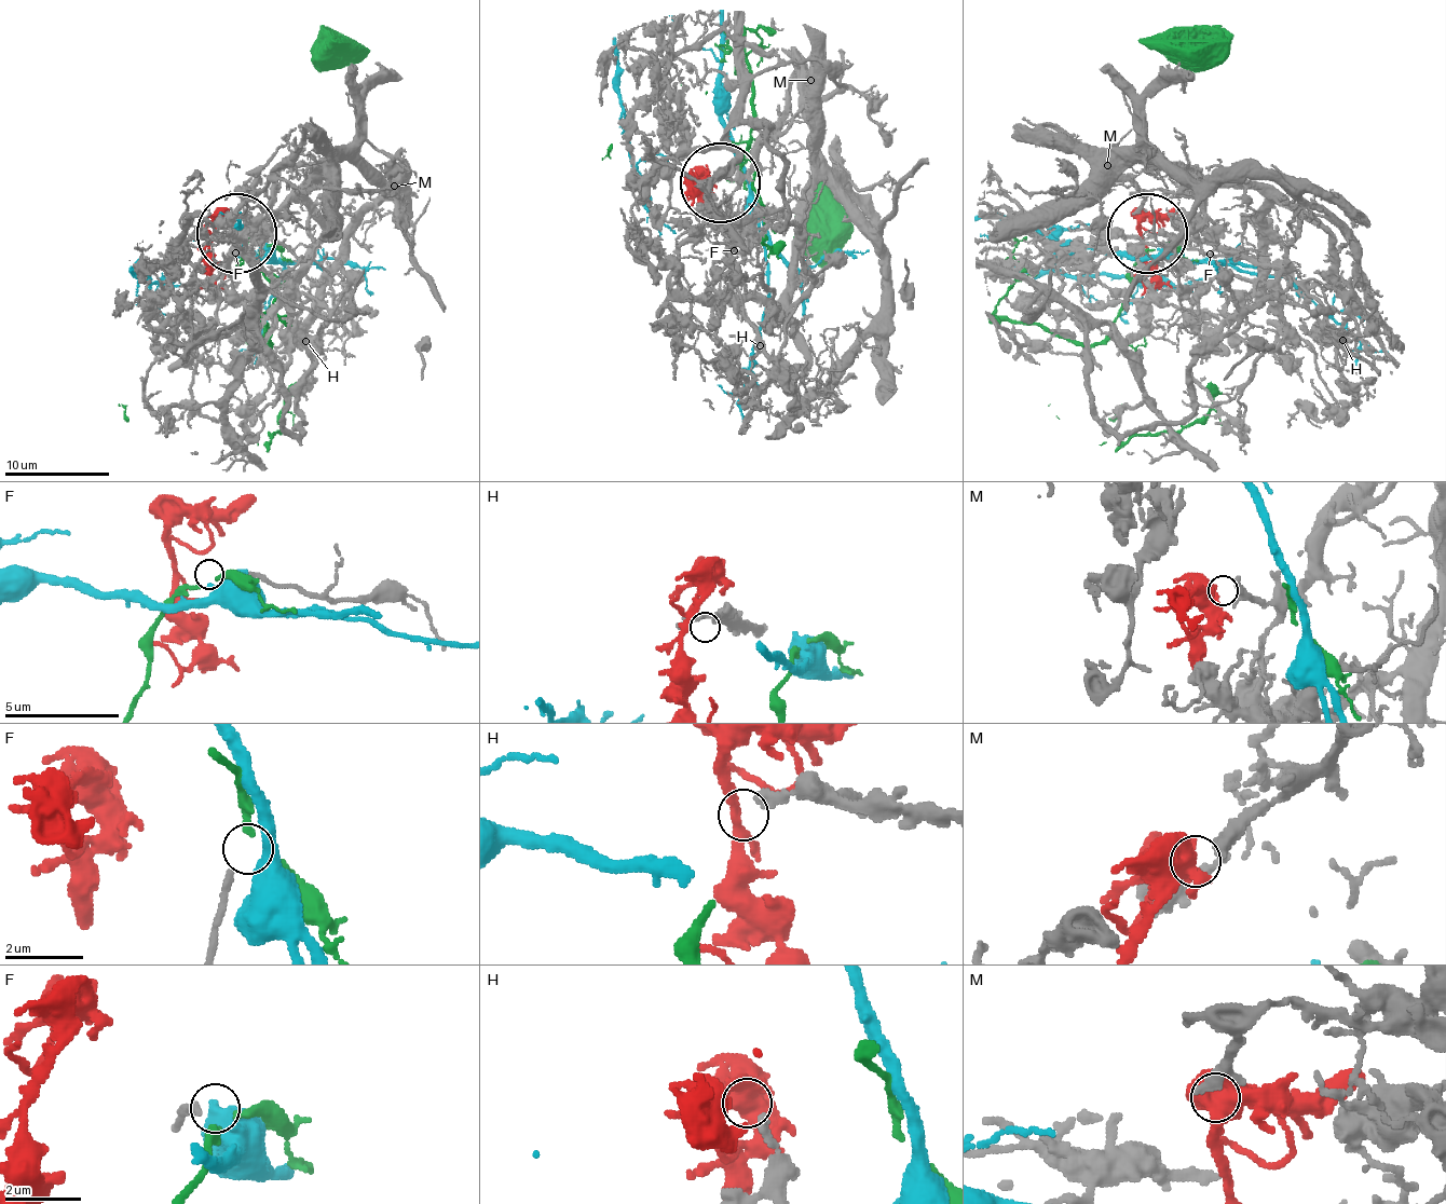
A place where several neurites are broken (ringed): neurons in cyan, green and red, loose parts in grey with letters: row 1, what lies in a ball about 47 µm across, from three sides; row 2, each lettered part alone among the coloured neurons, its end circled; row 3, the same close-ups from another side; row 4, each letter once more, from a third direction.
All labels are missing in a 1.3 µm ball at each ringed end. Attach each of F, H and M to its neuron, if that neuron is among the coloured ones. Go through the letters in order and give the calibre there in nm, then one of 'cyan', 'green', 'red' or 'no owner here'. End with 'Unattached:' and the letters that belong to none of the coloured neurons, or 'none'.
F: 180 nm | no owner here
H: 240 nm | no owner here
M: 260 nm | red
Unattached: F, H

